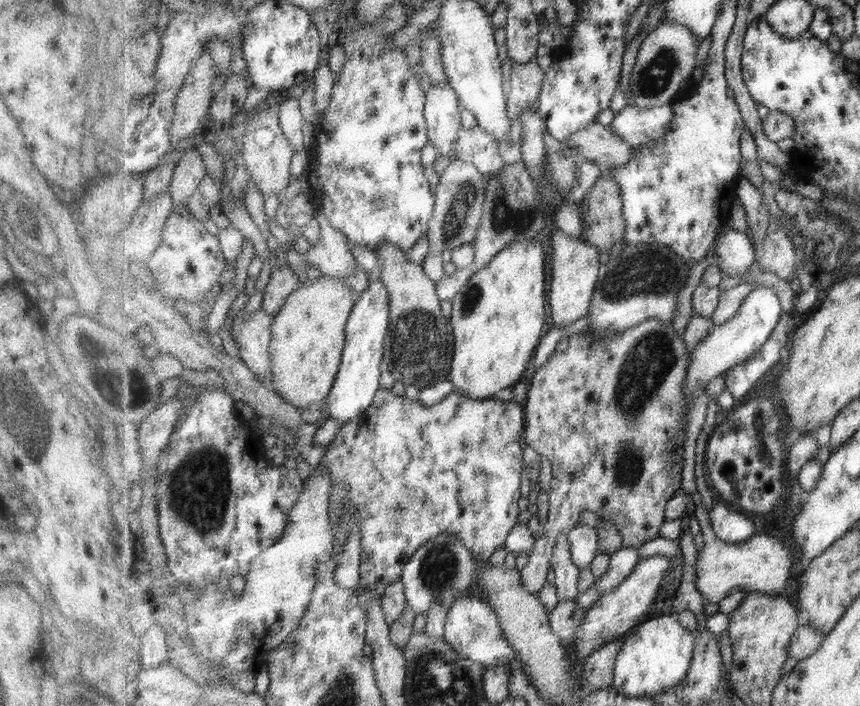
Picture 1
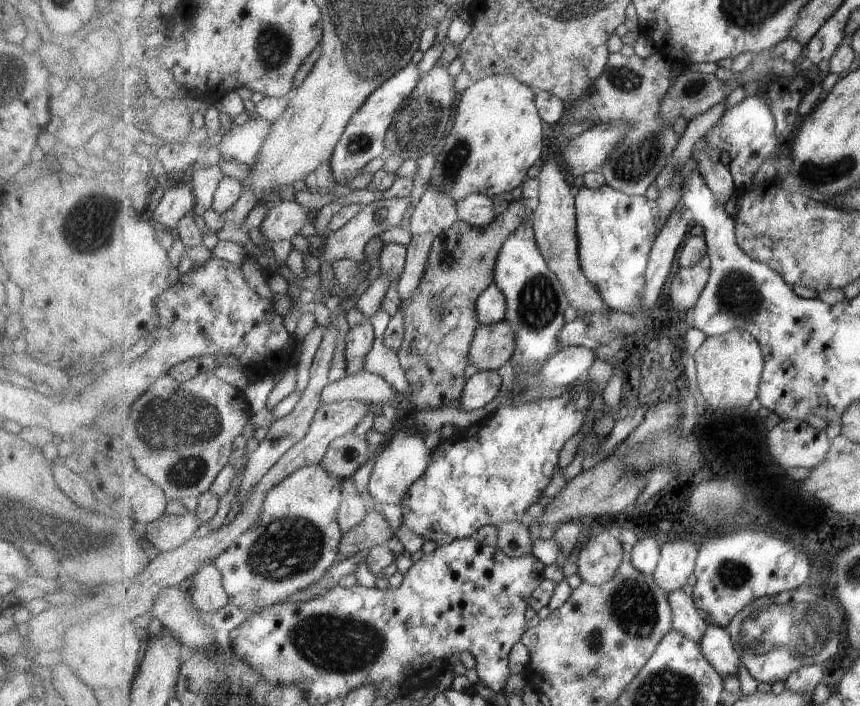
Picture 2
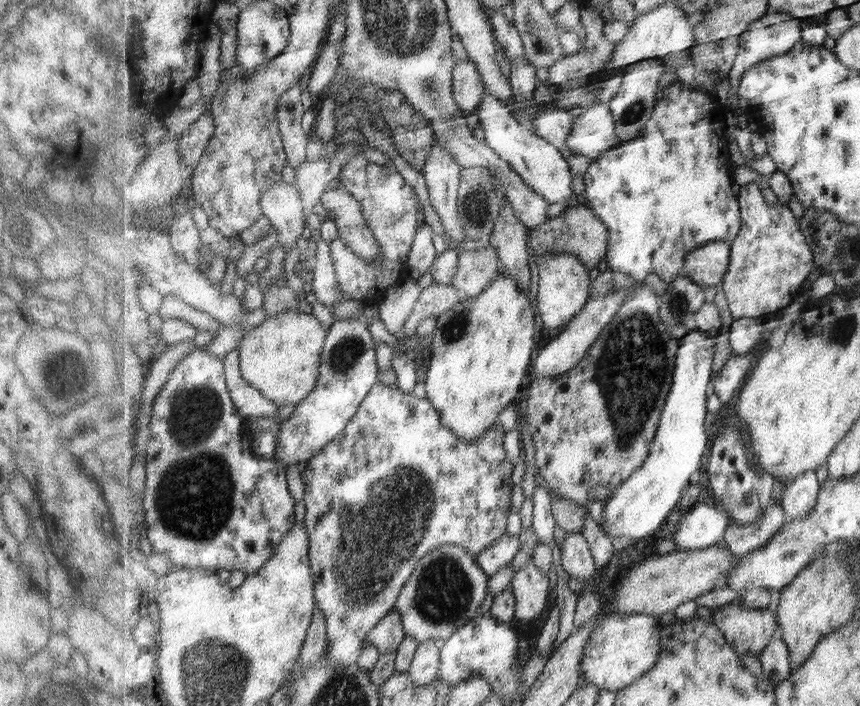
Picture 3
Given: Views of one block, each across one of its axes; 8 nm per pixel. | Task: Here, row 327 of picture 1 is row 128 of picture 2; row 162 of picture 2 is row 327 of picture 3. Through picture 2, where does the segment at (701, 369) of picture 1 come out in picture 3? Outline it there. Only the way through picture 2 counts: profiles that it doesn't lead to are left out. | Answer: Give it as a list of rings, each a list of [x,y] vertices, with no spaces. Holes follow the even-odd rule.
[[[741,318],[733,320],[729,330],[731,354],[757,354],[764,348],[763,342],[767,334],[763,330],[763,320],[759,318]]]

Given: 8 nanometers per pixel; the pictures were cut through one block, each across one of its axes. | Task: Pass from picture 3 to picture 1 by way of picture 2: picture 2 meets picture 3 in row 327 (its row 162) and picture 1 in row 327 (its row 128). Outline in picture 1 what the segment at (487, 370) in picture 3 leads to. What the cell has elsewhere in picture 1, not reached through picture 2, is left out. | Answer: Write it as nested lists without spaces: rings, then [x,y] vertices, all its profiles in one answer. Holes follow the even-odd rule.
[[[540,235],[532,240],[522,240],[508,246],[505,250],[495,255],[492,263],[489,266],[482,268],[479,272],[476,272],[471,280],[463,287],[463,290],[452,300],[452,311],[450,312],[450,327],[454,331],[456,339],[454,340],[454,357],[452,360],[452,370],[449,373],[448,380],[454,385],[456,393],[461,393],[465,397],[473,400],[485,400],[493,399],[497,392],[505,390],[505,388],[513,388],[514,384],[517,384],[524,376],[527,375],[527,366],[531,366],[531,360],[535,356],[535,350],[537,346],[541,344],[541,338],[545,336],[545,320],[547,320],[547,264],[545,264],[545,258],[547,258],[547,252],[549,247],[547,246],[547,238]]]

